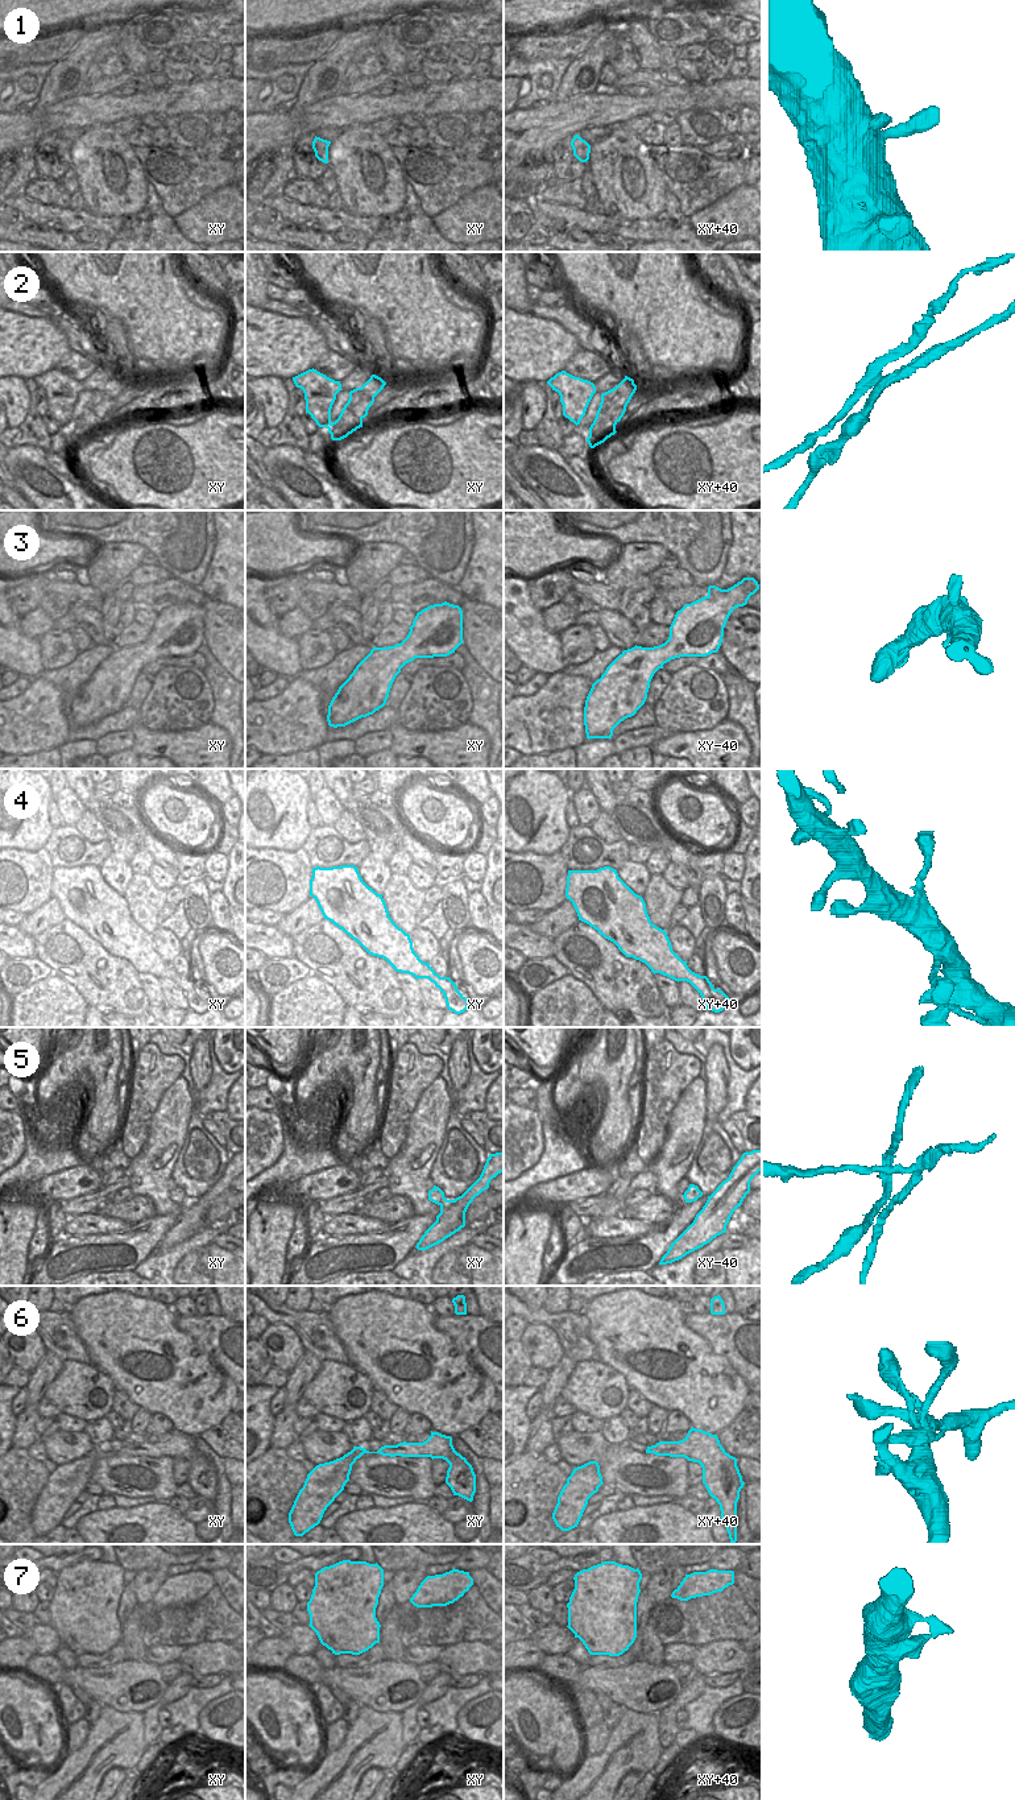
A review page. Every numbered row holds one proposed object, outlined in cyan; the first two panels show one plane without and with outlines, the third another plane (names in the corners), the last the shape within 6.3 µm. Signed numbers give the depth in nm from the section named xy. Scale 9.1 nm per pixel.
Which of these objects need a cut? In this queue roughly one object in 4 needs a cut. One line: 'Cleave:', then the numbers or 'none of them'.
Cleave: 2, 5

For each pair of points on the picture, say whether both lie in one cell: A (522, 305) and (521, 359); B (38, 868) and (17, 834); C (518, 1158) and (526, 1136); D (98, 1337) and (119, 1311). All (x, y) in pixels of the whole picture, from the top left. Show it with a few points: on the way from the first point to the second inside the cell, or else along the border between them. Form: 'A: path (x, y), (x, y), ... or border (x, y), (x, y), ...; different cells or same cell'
A: border (517, 311), (529, 313); different cells
B: border (44, 847), (36, 851), (13, 849); different cells
C: path (518, 1153), (518, 1143), (521, 1141); same cell
D: path (104, 1331), (117, 1318); same cell

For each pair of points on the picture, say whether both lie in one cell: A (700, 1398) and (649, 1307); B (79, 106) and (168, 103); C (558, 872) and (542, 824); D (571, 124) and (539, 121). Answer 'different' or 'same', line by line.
A: same
B: same
C: different
D: same

